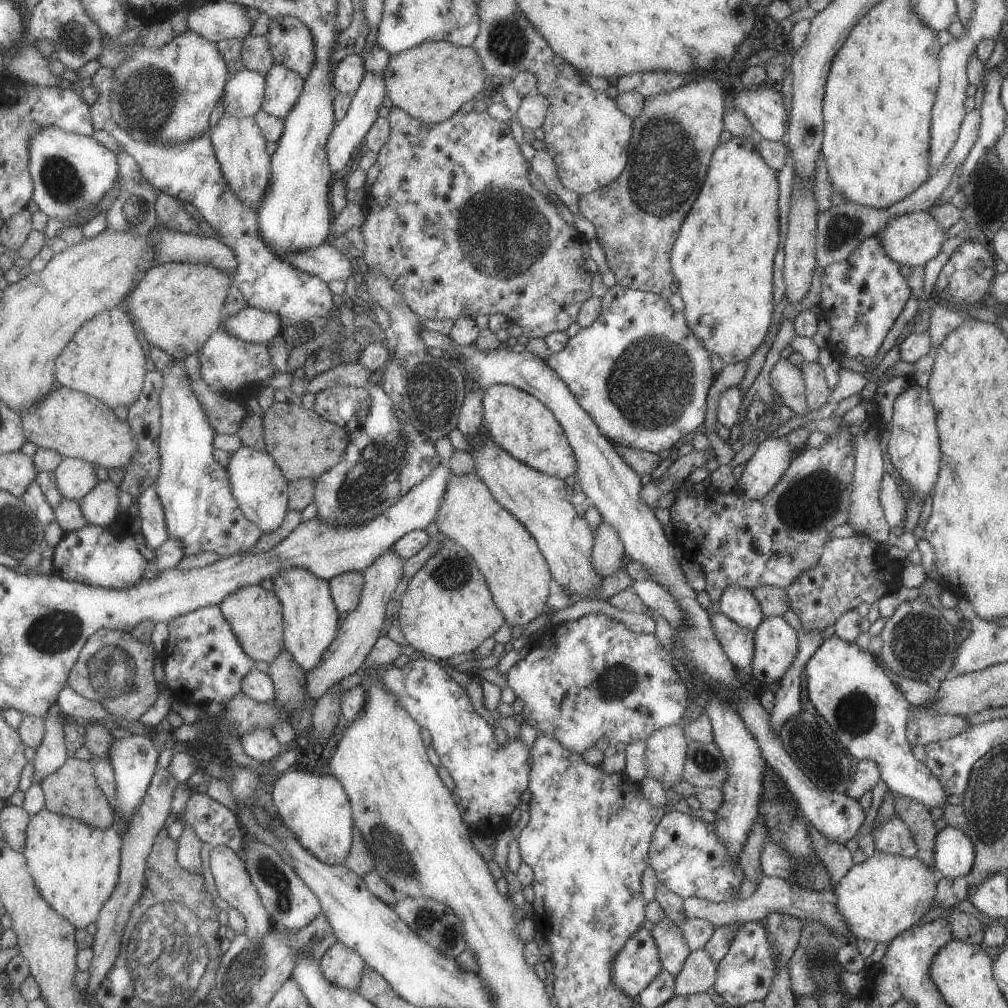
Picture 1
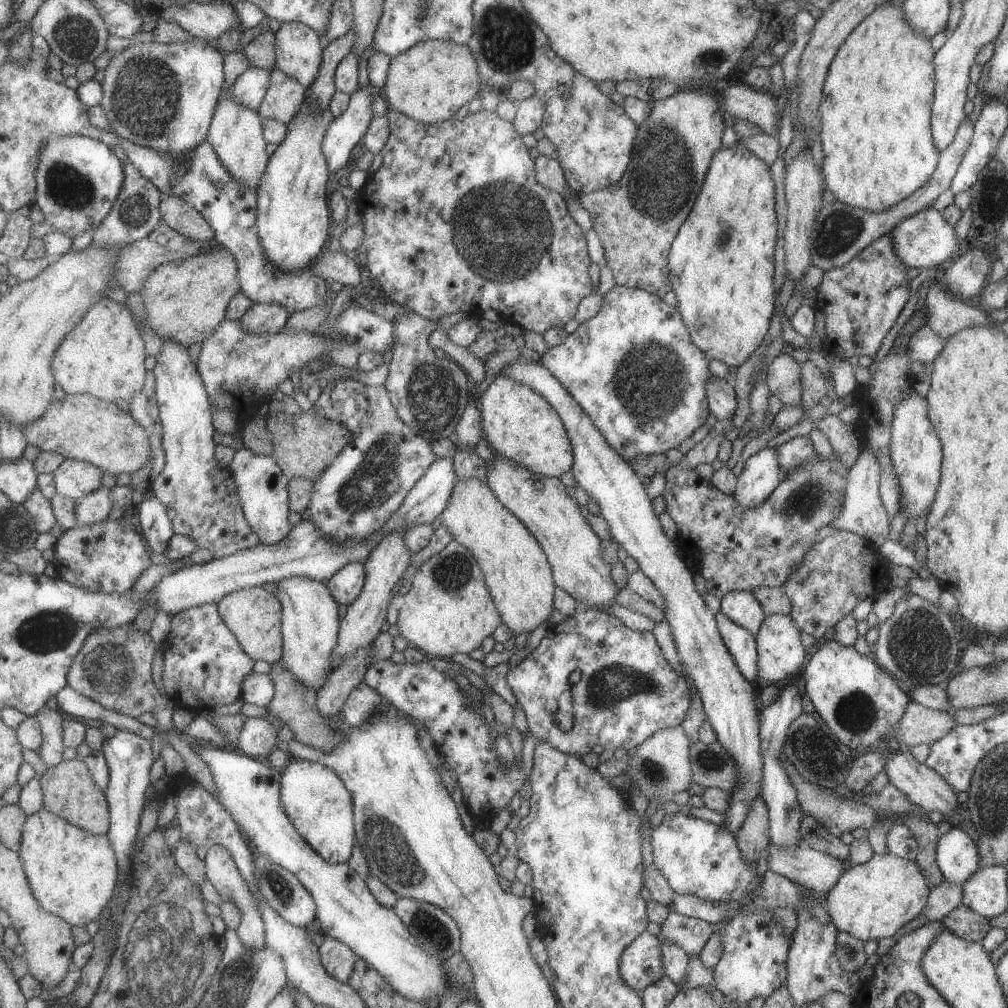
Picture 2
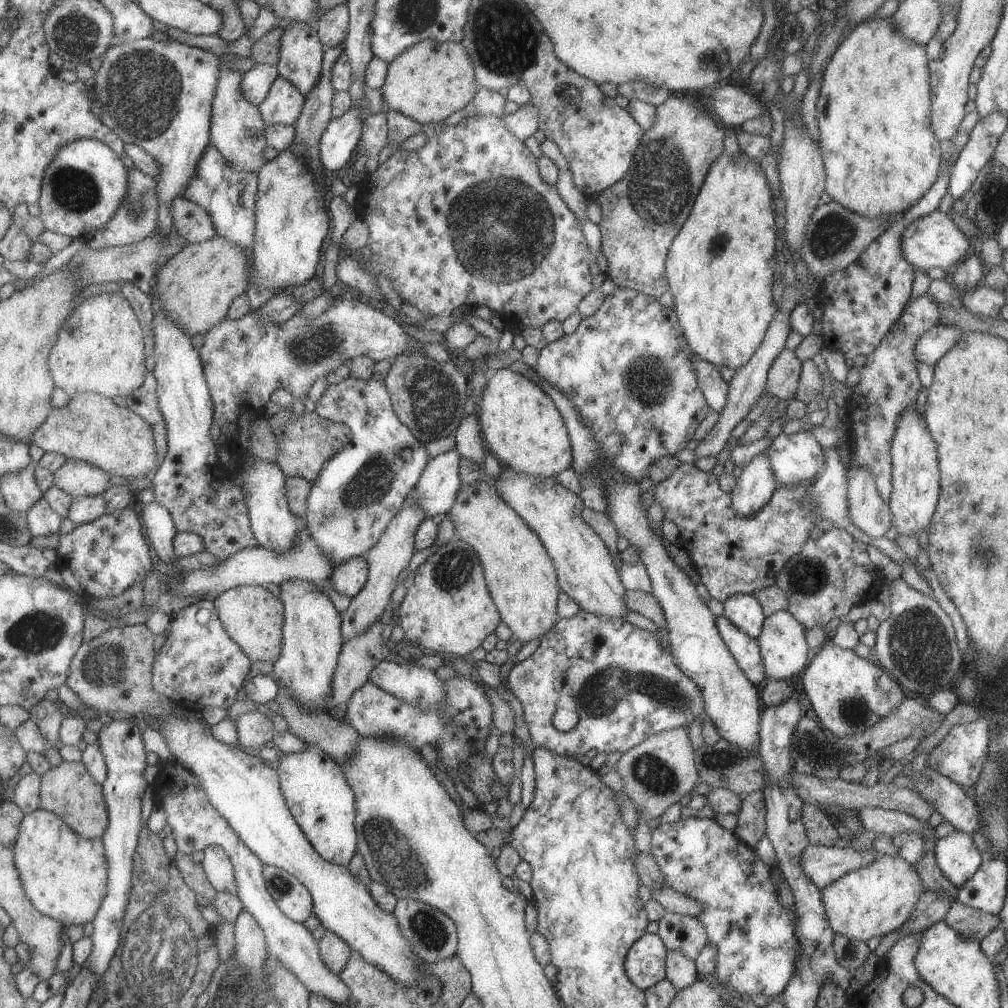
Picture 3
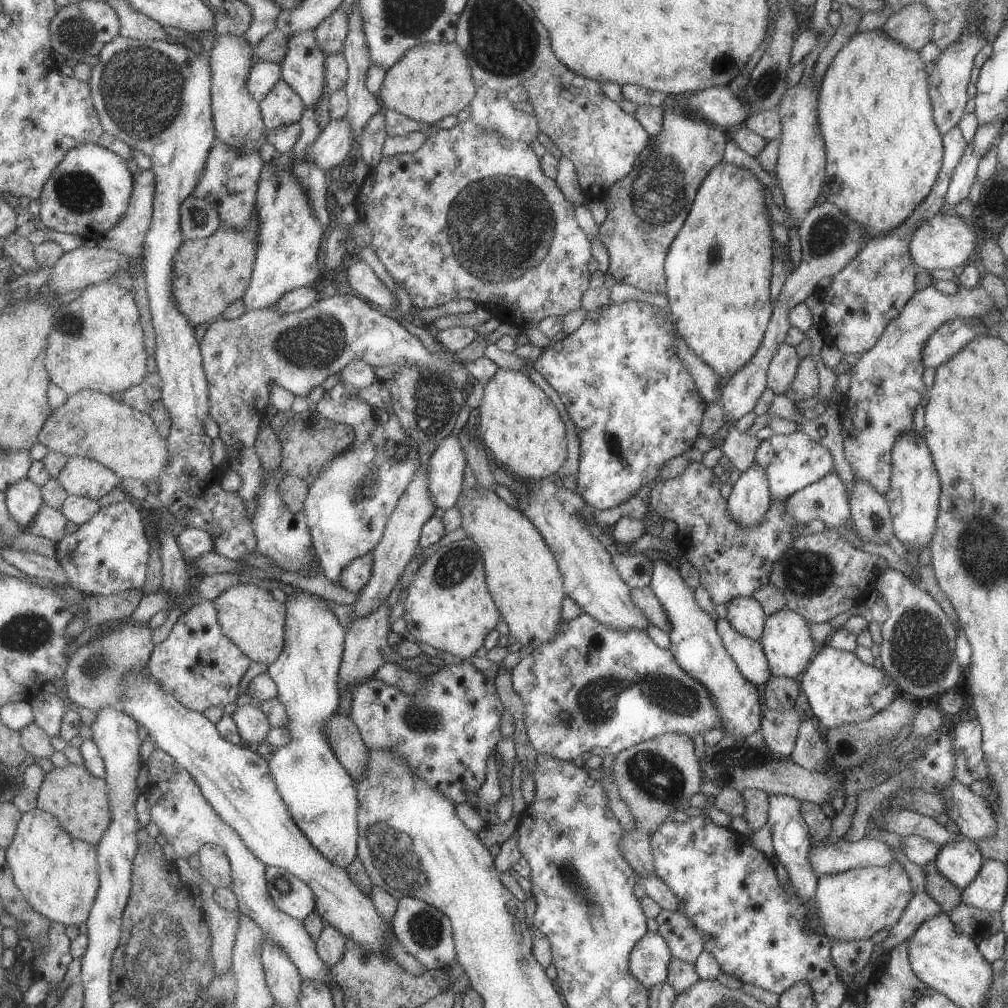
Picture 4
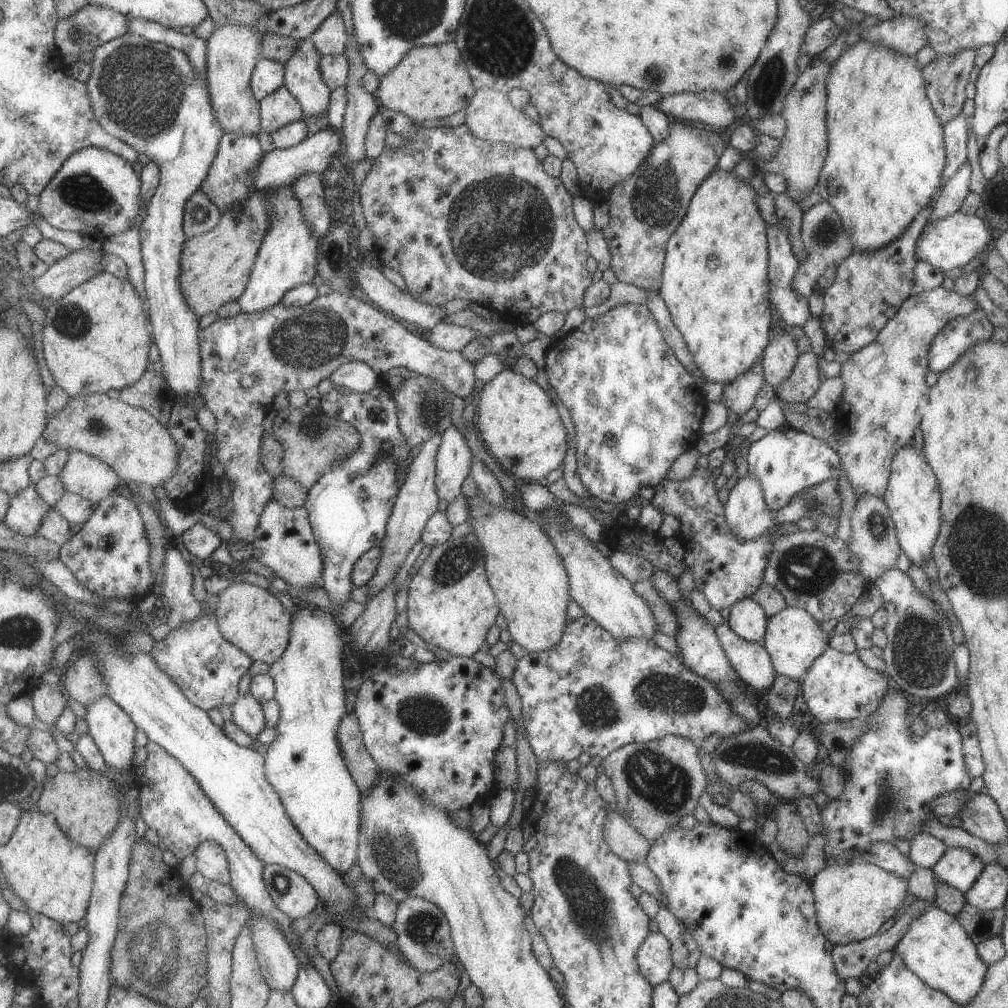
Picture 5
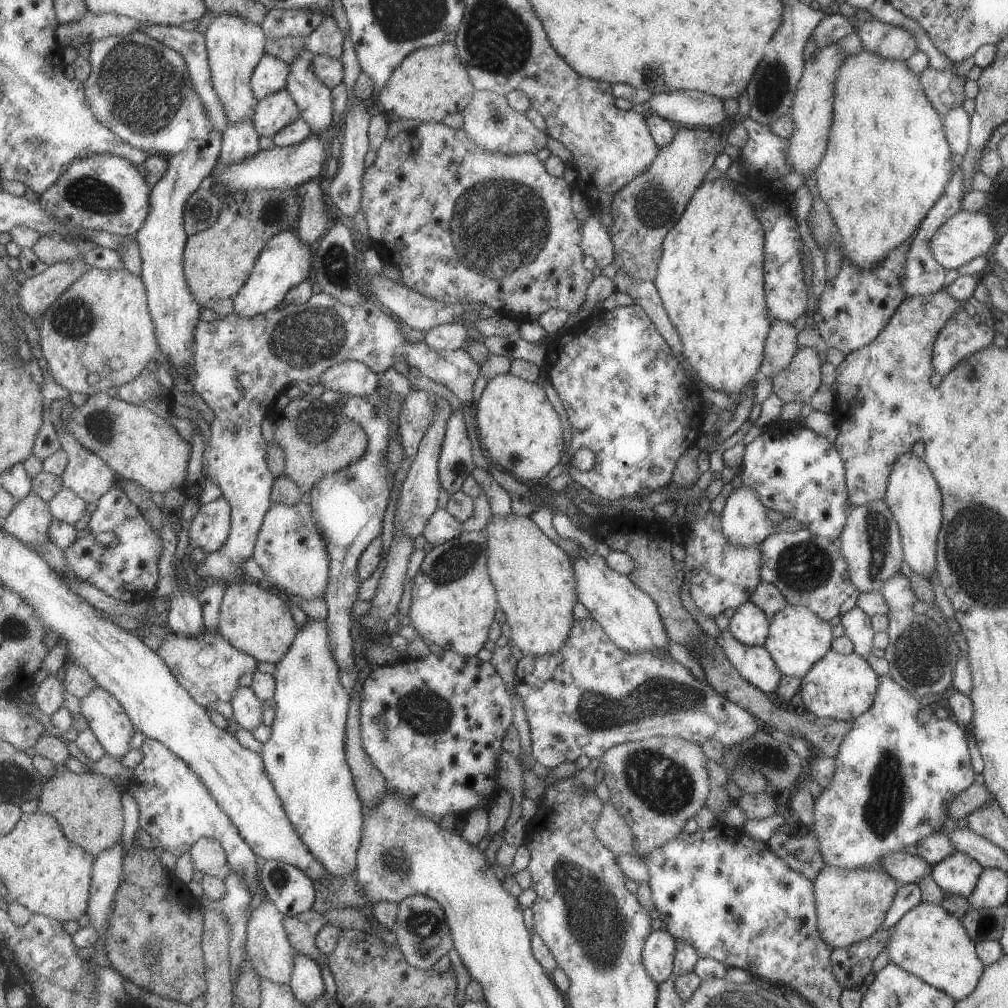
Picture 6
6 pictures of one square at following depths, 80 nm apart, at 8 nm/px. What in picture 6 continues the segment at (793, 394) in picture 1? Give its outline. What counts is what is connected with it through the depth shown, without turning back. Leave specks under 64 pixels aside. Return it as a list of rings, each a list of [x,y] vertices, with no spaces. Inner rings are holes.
[[[773,320],[764,342],[763,360],[758,368],[759,376],[769,376],[772,379],[791,362],[798,349],[795,343],[796,336],[793,325]]]

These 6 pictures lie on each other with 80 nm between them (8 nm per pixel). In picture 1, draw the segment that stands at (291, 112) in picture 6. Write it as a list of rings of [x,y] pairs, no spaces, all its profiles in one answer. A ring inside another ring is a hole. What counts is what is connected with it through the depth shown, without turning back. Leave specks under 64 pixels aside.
[[[276,62],[266,74],[266,85],[267,94],[262,109],[285,120],[302,94],[304,80],[288,66]]]

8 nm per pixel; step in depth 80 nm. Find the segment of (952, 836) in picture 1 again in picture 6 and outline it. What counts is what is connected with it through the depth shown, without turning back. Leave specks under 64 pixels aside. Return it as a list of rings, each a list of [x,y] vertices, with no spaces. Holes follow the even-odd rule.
[[[953,851],[935,863],[929,874],[945,894],[953,893],[967,898],[975,888],[982,870],[983,867],[970,856]]]

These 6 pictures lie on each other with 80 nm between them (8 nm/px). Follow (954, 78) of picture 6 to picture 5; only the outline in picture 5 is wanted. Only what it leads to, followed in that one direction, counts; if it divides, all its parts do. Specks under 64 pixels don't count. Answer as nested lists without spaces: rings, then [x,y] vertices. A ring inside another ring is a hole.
[[[973,49],[952,55],[936,55],[920,69],[927,98],[941,126],[961,113],[966,98],[963,88],[969,82],[974,56]]]

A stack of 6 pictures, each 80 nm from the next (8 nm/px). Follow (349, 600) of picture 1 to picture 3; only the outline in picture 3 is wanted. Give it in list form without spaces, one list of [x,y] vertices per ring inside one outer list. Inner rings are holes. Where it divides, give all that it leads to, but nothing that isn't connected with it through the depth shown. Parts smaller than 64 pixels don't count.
[[[359,556],[350,558],[342,564],[337,563],[327,580],[335,592],[352,599],[363,588],[367,575],[366,559]]]

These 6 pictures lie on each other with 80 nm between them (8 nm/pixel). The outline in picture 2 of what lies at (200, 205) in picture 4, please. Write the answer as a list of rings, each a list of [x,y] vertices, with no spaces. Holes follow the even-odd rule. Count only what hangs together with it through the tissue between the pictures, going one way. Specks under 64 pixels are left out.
[[[165,196],[160,207],[163,222],[191,240],[205,242],[216,238],[215,231],[203,213],[182,198]]]

